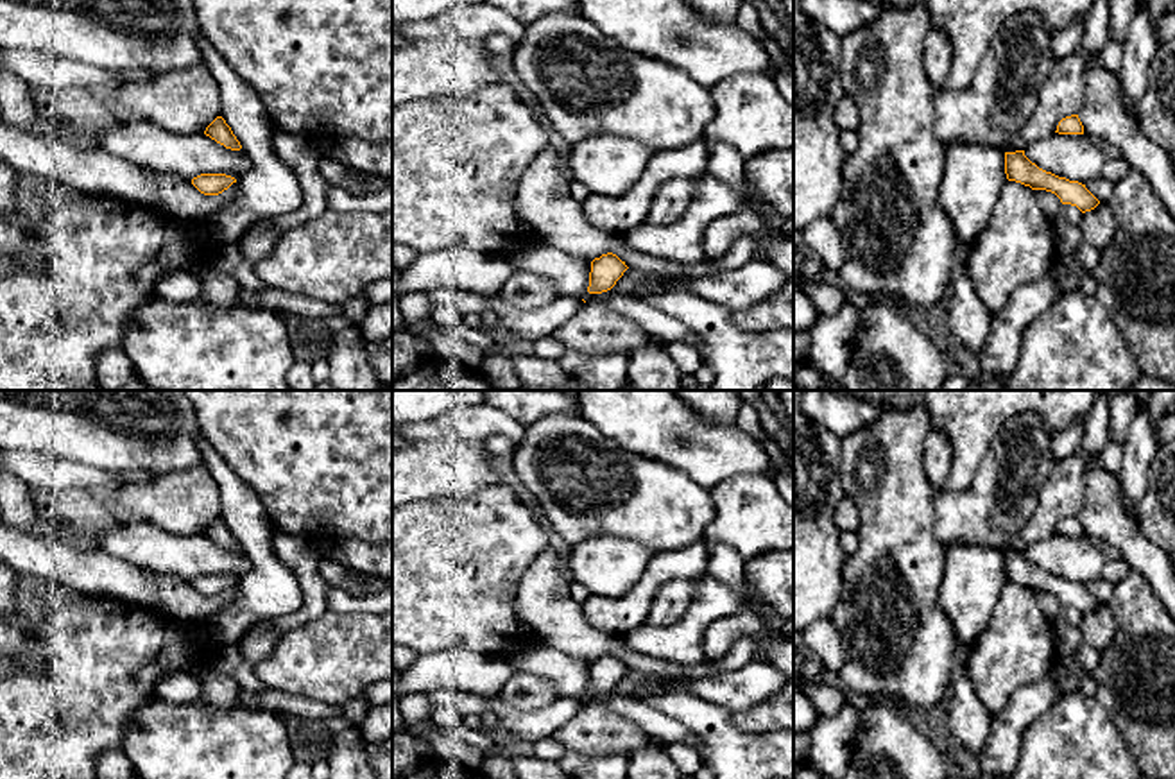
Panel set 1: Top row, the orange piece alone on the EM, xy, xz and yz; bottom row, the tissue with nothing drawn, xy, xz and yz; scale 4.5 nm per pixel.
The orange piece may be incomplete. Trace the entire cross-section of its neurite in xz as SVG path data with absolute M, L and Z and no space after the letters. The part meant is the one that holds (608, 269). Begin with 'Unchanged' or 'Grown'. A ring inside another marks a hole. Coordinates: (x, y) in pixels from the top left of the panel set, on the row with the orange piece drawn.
Unchanged. M607 253L591 261L589 294L611 290L629 267L616 254Z

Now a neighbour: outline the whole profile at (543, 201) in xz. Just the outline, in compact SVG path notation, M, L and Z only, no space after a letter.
M546 145L523 174L516 197L516 217L532 235L573 258L589 263L602 254L616 254L629 269L657 272L666 278L699 278L716 272L708 261L682 265L643 254L623 244L620 235L596 229L571 195L566 158Z

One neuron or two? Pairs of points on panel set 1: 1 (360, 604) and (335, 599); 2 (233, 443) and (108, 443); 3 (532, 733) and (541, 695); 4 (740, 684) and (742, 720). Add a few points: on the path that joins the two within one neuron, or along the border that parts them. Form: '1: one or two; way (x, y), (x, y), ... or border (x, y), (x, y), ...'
1: one; way (355, 604), (341, 600)
2: two; border (192, 409), (201, 434)
3: two; border (498, 697), (522, 710), (540, 710), (557, 699)
4: two; border (774, 695), (733, 715)

